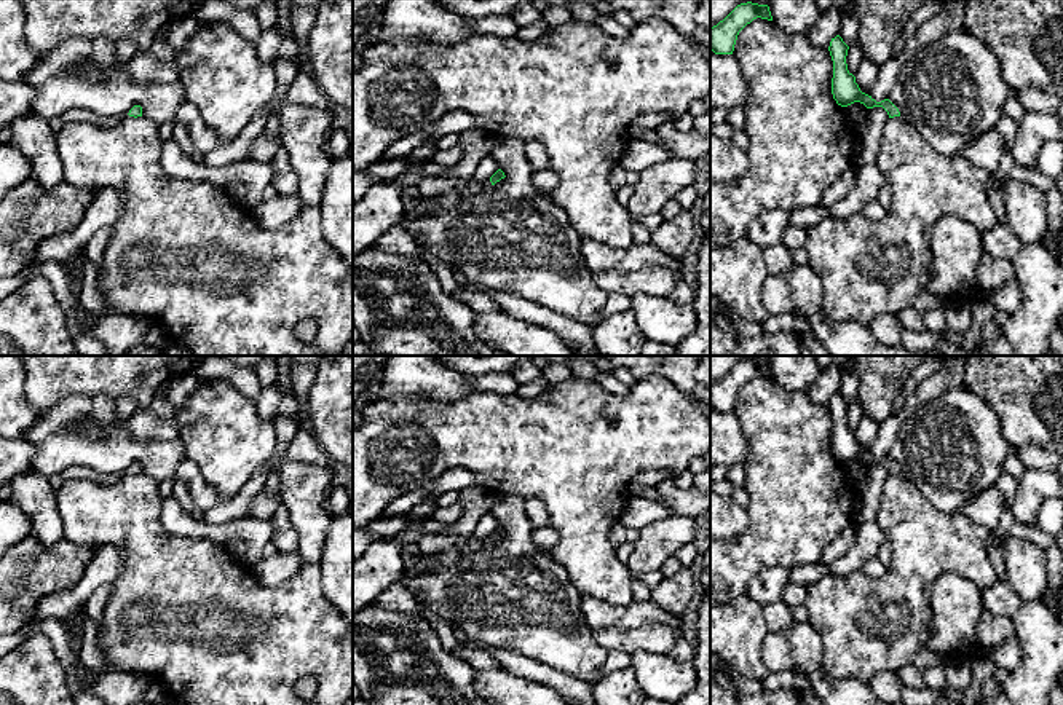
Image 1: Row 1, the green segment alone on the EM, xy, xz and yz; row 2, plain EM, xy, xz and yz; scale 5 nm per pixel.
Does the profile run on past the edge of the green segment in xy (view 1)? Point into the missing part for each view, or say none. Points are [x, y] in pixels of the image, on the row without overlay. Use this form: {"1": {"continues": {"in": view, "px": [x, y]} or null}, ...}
{"1": {"continues": null}}

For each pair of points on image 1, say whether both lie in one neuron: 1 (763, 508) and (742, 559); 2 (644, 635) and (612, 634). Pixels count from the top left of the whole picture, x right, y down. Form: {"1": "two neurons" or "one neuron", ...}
{"1": "one neuron", "2": "one neuron"}

